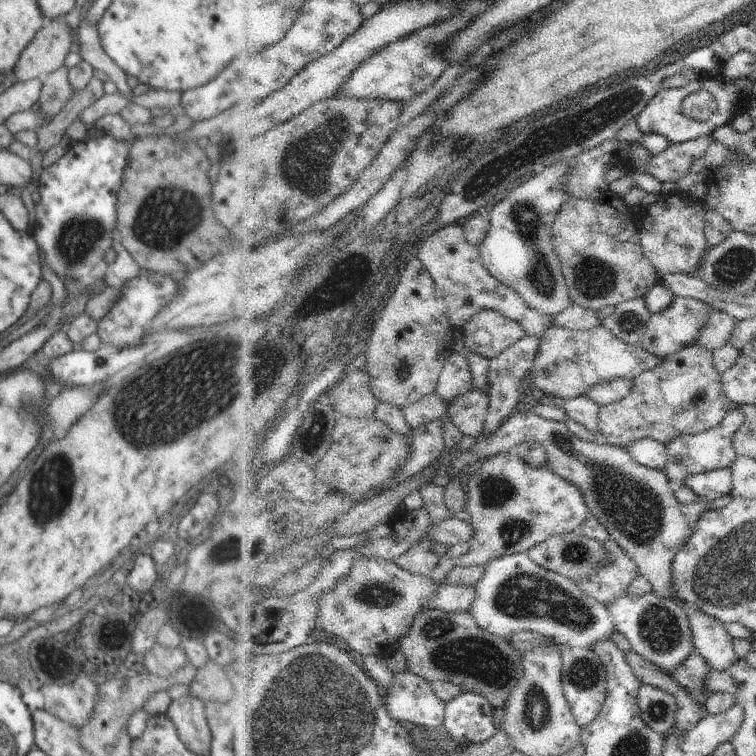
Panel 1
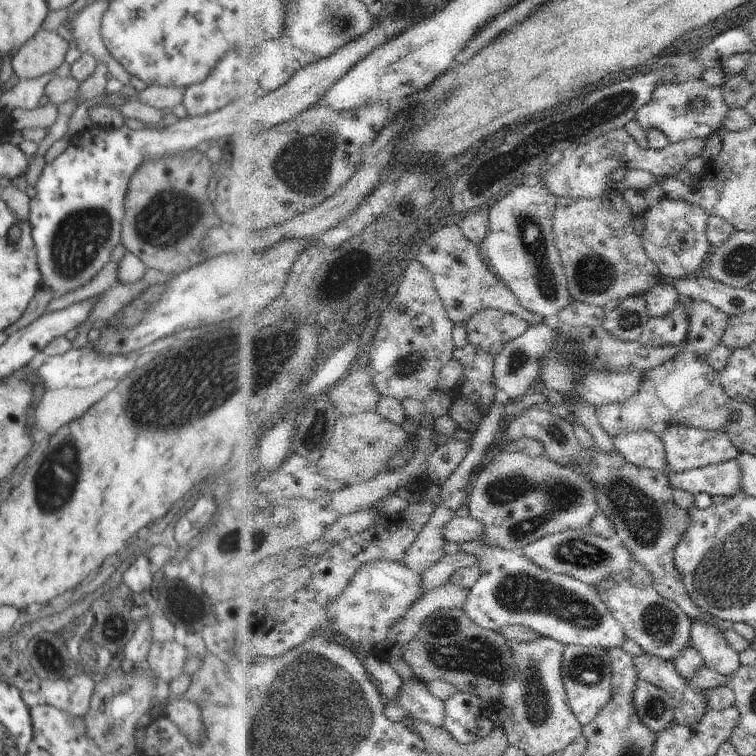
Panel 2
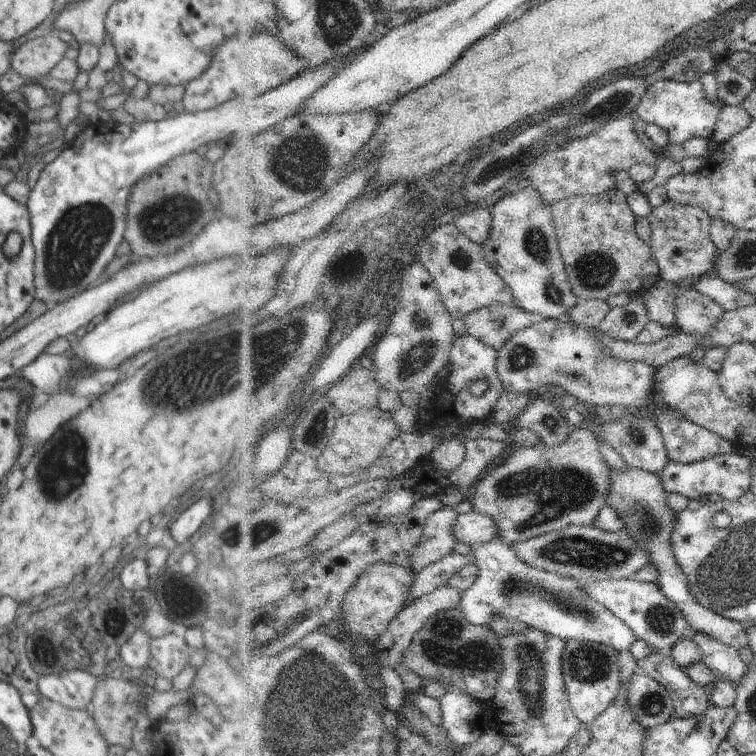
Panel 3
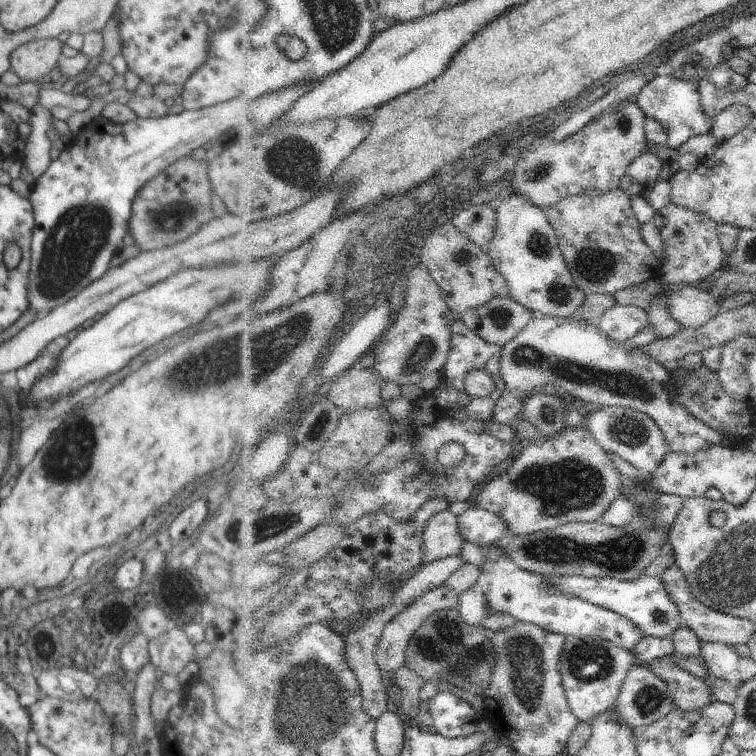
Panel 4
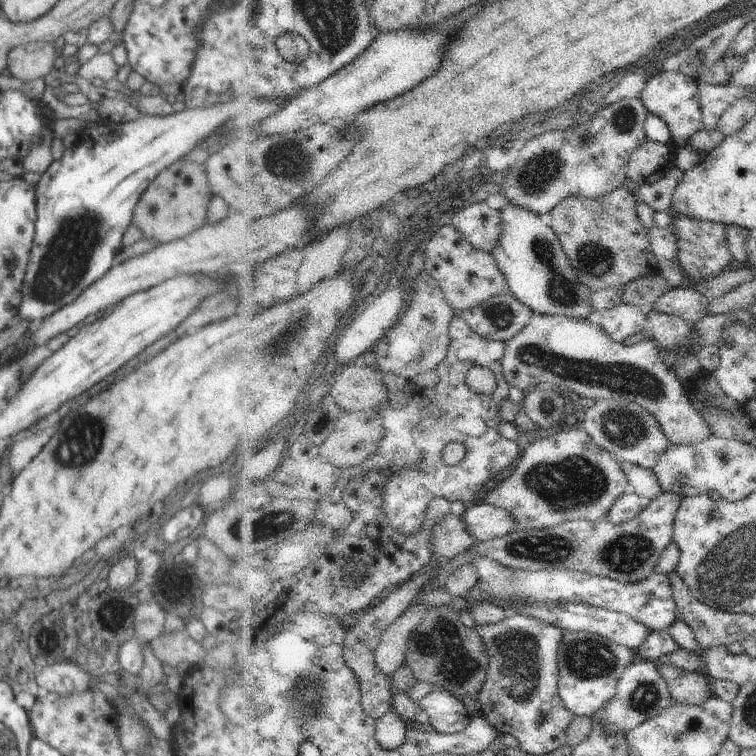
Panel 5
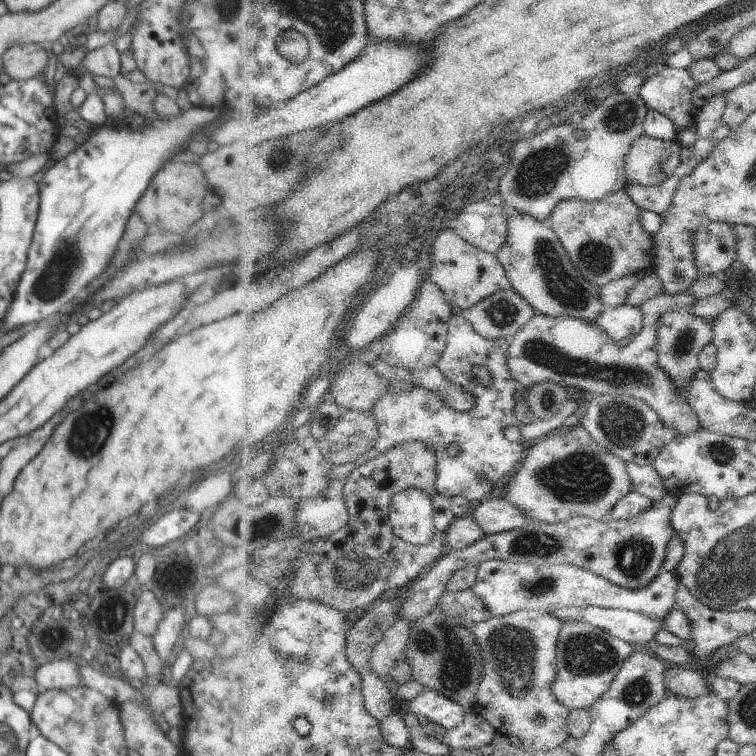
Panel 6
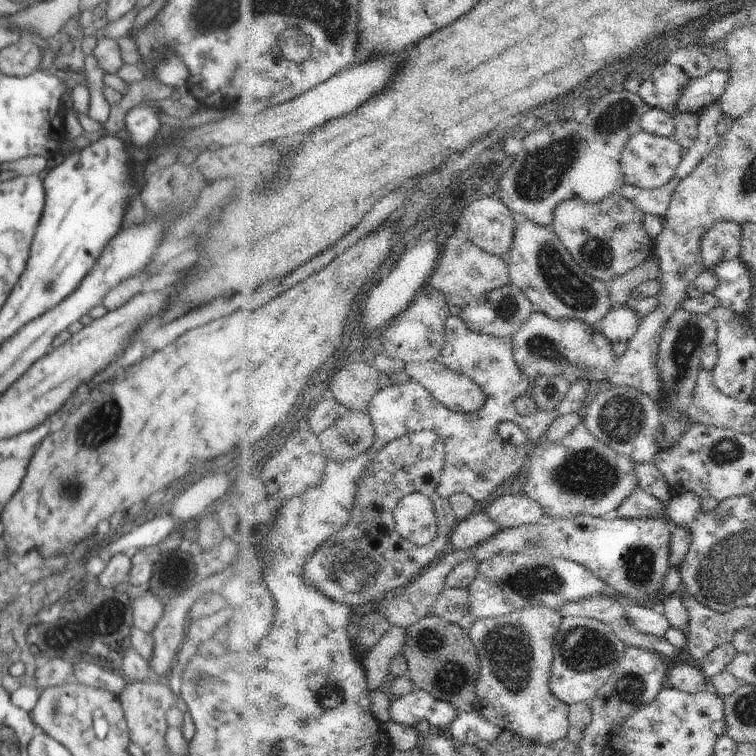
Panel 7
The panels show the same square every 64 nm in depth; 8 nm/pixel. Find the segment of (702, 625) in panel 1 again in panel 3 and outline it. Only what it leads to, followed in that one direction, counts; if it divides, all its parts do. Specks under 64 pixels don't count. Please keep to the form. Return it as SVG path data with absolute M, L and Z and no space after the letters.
M694 631L692 638L701 650L701 662L712 671L716 679L731 682L734 686L750 670L752 665L745 664L738 655L738 650L723 641Z

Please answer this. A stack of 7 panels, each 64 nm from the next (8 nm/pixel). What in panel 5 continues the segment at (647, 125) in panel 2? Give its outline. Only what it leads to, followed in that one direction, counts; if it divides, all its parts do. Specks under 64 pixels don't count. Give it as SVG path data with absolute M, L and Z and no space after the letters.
M680 71L660 72L647 81L641 94L641 99L647 104L651 114L663 118L672 129L672 143L682 150L689 138L703 130L703 116L701 113L701 96L698 81L686 76Z

